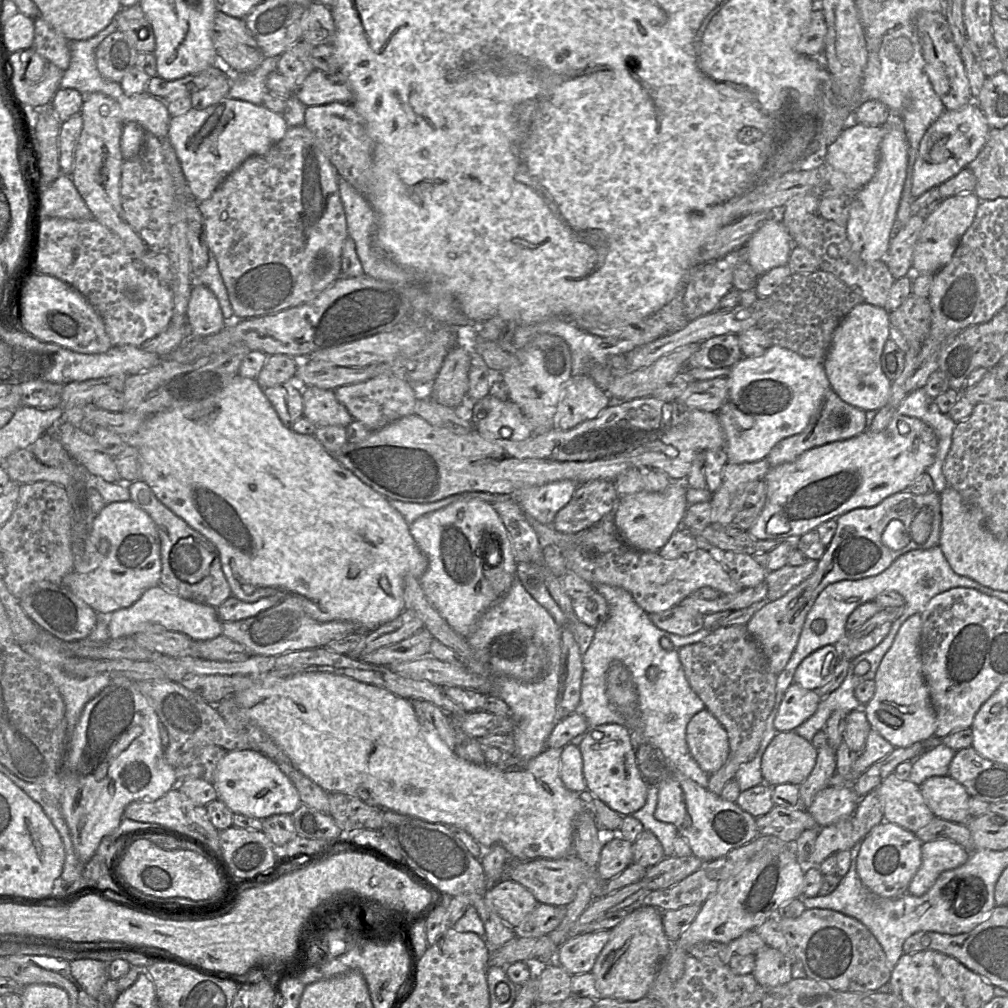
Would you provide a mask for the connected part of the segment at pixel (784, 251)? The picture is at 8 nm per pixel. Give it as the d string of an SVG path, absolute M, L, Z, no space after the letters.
M775 213L744 245L745 261L761 276L775 267L787 265L793 246L791 235L780 220L780 213Z

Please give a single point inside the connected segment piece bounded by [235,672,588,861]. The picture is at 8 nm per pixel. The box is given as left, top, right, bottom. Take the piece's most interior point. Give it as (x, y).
(346, 736)

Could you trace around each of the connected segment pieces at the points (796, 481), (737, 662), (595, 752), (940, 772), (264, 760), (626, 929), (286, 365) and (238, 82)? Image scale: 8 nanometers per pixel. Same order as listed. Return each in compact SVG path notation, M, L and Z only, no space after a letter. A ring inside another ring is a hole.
M896 411L888 426L880 432L864 431L850 439L810 449L793 462L769 469L763 479L767 486L765 505L747 532L759 540L795 540L823 522L853 509L874 507L885 498L906 491L934 462L937 448L938 438L930 426L918 418L900 415Z
M746 625L713 629L702 641L680 648L679 659L689 685L728 735L727 760L718 771L709 775L707 785L710 792L720 795L739 767L751 761L759 749L767 718L775 704L777 676Z
M607 723L591 727L578 746L583 760L583 776L589 791L622 816L631 815L643 807L648 783L637 763L634 737L625 725Z
M943 742L934 748L924 751L913 760L909 780L920 786L932 776L947 776L949 765L956 751Z
M256 750L226 752L218 763L213 785L217 791L217 798L234 814L265 819L276 814L292 815L302 804L291 780L273 760Z
M648 905L632 908L629 914L610 930L609 940L591 971L601 996L621 1001L637 1001L647 996L671 944L664 933L660 909Z
M285 354L270 355L256 380L262 388L283 384L294 377L297 364L298 359L291 356Z
M265 58L261 65L250 73L234 73L228 93L229 98L263 104L264 95L269 92L266 86L268 75L276 71L277 58Z

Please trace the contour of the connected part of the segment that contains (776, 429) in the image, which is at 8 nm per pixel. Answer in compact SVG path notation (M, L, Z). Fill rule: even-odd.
M773 345L762 355L742 357L730 368L728 393L716 412L724 432L724 452L727 463L751 463L765 459L781 440L802 432L822 408L825 396L832 389L826 376L823 361L803 357L789 349Z

